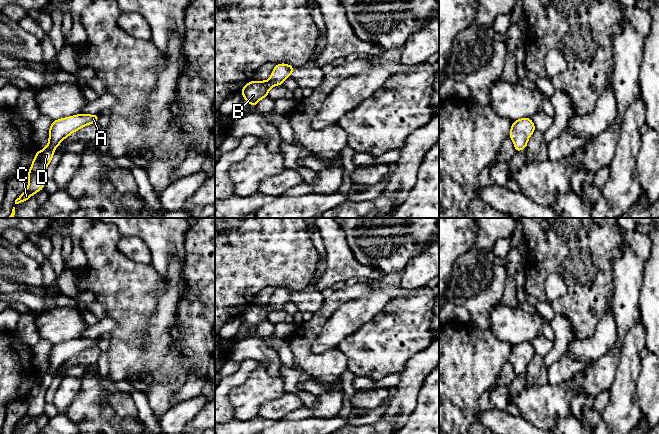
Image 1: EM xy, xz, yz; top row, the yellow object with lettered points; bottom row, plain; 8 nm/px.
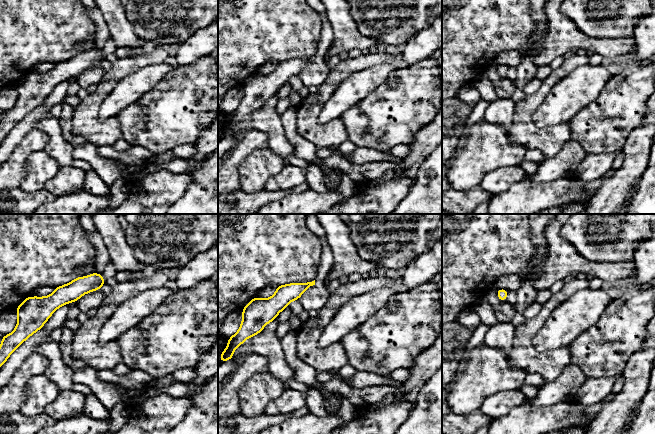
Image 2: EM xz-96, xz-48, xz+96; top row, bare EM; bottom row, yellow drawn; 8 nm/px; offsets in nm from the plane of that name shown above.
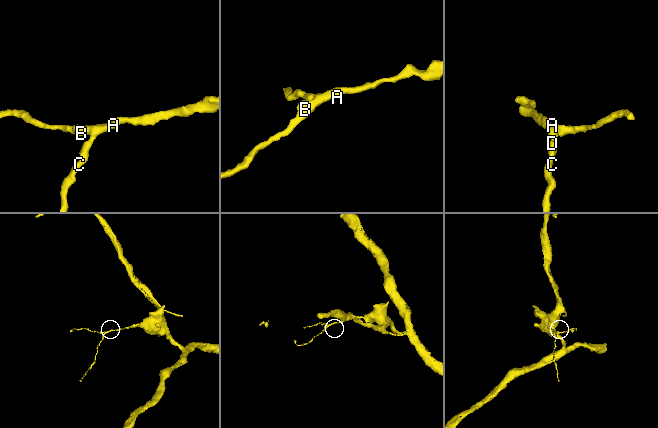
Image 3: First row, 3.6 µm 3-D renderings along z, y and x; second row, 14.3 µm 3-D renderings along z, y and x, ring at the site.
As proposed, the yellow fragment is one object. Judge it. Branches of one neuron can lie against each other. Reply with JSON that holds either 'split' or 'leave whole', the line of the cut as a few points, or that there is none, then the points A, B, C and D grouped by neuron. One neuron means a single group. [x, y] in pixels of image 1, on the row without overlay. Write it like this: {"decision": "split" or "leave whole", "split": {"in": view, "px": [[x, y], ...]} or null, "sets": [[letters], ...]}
{"decision": "leave whole", "split": null, "sets": [["A", "B", "C", "D"]]}

